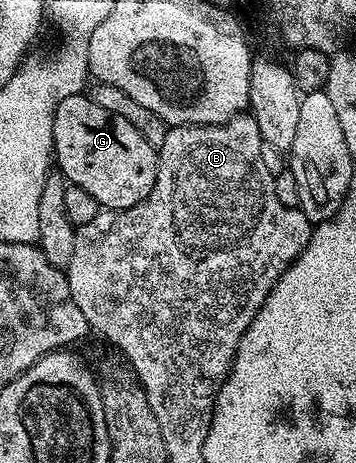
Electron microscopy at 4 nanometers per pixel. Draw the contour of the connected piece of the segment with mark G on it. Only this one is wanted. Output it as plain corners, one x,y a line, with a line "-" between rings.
87,94
63,98
63,102
59,102
59,106
55,110
55,118
53,119
53,154
56,167
57,164
61,167
58,168
60,175
64,176
69,184
74,184
83,190
87,190
87,194
91,194
91,198
95,198
102,209
130,208
139,202
143,202
147,198
147,194
151,194
157,177
157,153
158,149
153,148
151,142
147,142
147,138
143,138
143,134
139,134
139,130
135,130
135,126
131,126
131,122
127,122
127,118
119,118
119,114
111,114
111,110
103,110
103,106
95,106
95,102
91,102
91,98

